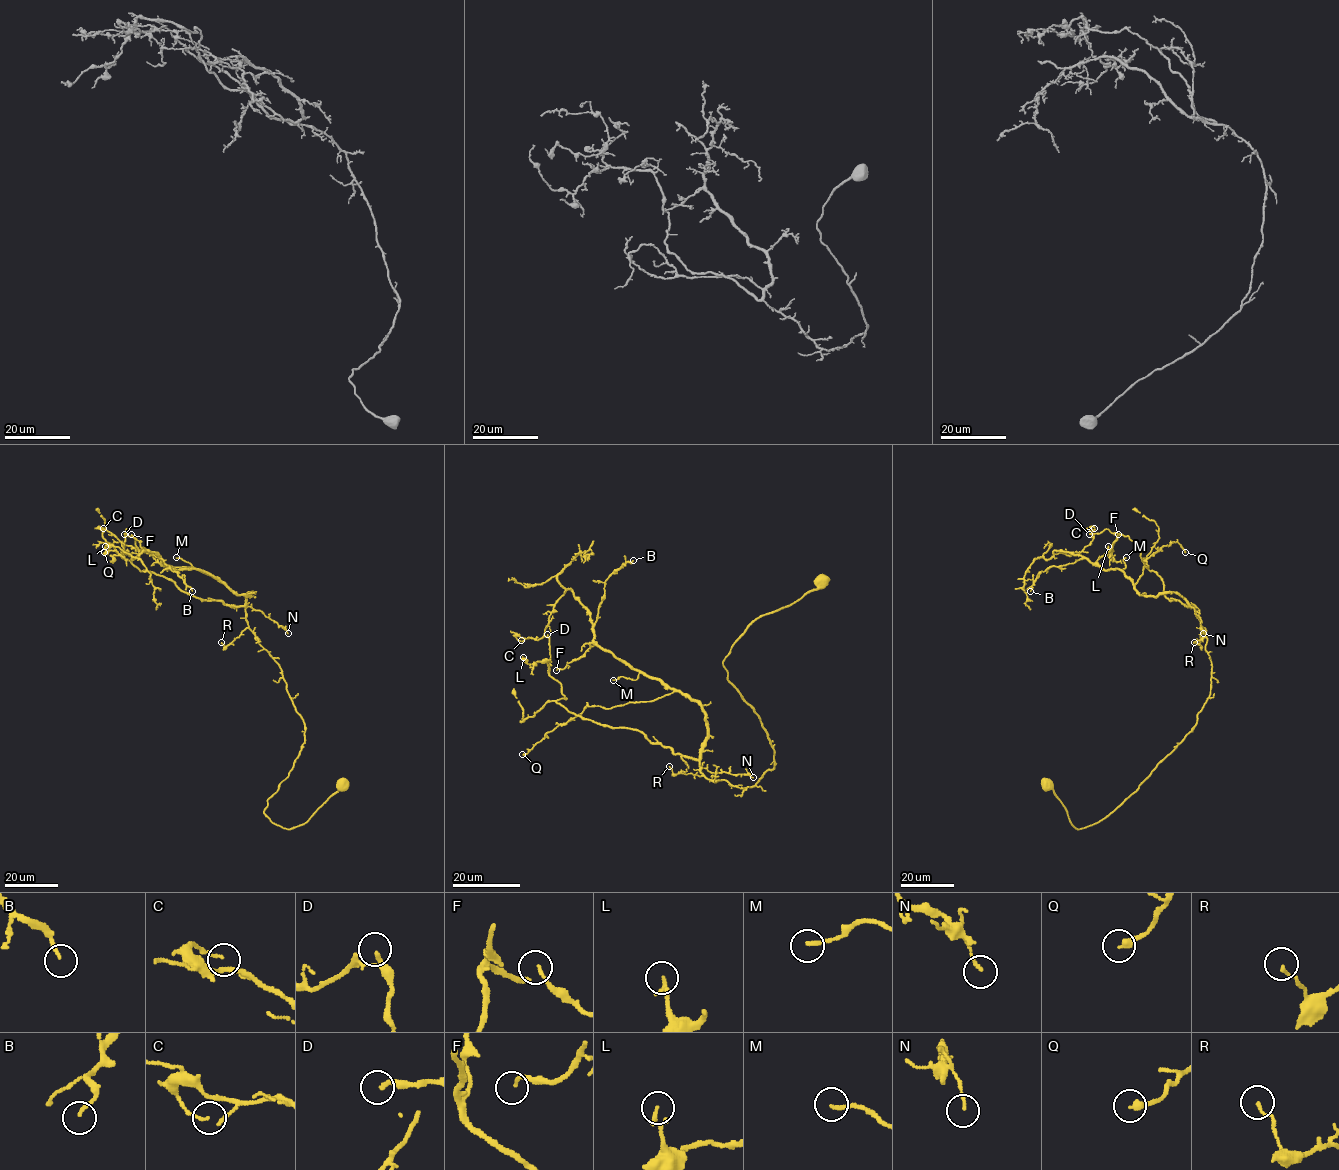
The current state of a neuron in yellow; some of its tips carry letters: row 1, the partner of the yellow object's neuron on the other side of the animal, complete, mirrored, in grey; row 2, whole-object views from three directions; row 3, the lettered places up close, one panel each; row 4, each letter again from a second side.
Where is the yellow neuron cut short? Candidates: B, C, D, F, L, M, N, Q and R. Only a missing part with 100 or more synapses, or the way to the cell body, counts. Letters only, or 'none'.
none

